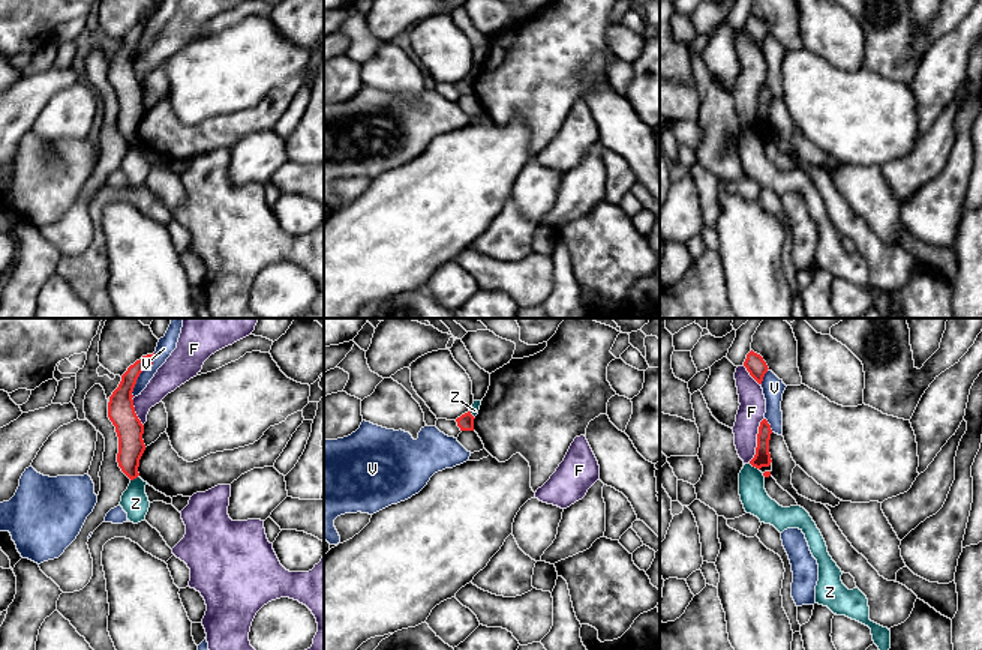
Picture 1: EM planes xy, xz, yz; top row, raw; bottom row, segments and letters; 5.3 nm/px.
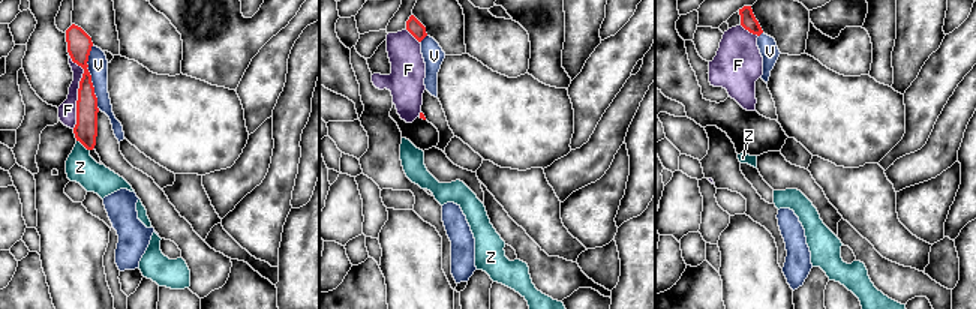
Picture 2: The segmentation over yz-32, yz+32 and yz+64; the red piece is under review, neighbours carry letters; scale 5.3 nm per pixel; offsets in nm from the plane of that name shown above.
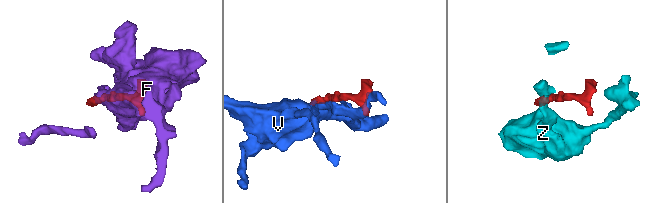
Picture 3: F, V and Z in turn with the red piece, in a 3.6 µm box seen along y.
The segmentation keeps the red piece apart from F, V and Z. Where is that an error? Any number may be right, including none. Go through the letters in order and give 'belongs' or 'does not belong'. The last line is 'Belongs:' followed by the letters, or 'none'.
F: does not belong
V: does not belong
Z: does not belong
Belongs: none

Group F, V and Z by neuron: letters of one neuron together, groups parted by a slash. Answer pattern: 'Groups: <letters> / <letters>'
Groups: F / V / Z

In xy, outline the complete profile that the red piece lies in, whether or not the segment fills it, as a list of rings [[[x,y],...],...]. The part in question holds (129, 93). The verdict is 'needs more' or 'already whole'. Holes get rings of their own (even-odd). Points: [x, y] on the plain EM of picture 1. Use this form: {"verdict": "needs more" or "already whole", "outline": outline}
{"verdict": "already whole", "outline": [[[154,17],[142,20],[121,39],[118,51],[112,56],[108,66],[108,81],[115,90],[118,101],[117,126],[121,135],[130,143],[139,140],[139,123],[145,114],[142,104],[144,89],[138,83],[133,71],[133,51],[139,38],[153,29]]]}

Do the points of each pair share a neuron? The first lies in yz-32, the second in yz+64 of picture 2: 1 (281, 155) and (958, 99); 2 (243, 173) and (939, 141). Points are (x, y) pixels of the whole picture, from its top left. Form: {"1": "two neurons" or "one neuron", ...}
{"1": "two neurons", "2": "one neuron"}

